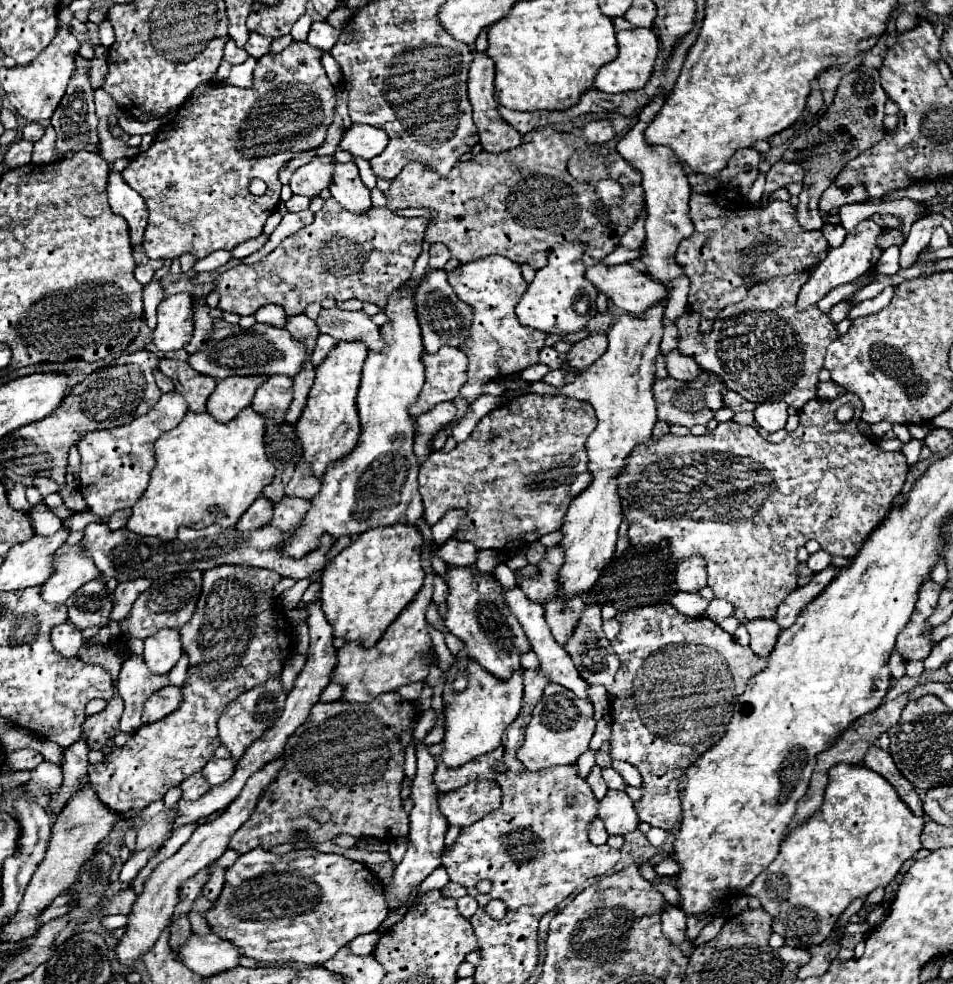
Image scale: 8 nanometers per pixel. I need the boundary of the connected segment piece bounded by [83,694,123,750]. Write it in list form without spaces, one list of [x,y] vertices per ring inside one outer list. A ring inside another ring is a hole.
[[[115,694],[107,702],[107,708],[103,712],[87,716],[87,720],[83,722],[83,734],[85,734],[91,750],[101,750],[109,744],[109,740],[119,730],[121,714],[123,714],[123,702],[121,702],[121,696]]]

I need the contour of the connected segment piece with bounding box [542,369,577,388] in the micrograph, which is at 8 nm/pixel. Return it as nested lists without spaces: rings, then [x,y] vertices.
[[[551,369],[542,379],[543,382],[551,384],[555,387],[561,387],[565,384],[565,376],[569,374],[569,372],[573,372],[573,374],[577,374],[577,370],[561,370],[561,369]]]

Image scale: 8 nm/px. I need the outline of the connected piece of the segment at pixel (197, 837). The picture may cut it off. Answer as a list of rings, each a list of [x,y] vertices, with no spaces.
[[[281,758],[269,762],[267,766],[263,766],[261,770],[257,770],[247,784],[243,786],[241,794],[211,822],[203,822],[195,828],[193,836],[179,848],[179,852],[175,852],[171,858],[167,858],[165,862],[161,862],[153,874],[149,876],[149,880],[145,882],[143,892],[139,894],[137,902],[133,904],[133,910],[129,914],[129,922],[127,922],[127,932],[123,934],[123,938],[119,940],[117,946],[117,958],[131,966],[135,958],[139,958],[141,954],[145,954],[145,950],[149,950],[149,946],[153,946],[153,942],[157,940],[157,934],[161,934],[161,930],[165,930],[165,926],[169,926],[173,912],[175,912],[175,904],[179,902],[179,888],[191,878],[195,876],[201,868],[211,866],[225,850],[227,844],[231,840],[231,836],[247,822],[247,818],[253,814],[257,798],[261,796],[261,792],[269,786],[269,782],[273,782],[273,778],[277,776],[277,770],[281,768]]]

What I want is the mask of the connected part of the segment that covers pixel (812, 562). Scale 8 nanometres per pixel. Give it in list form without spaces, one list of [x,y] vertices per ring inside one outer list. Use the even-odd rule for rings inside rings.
[[[819,550],[819,552],[815,552],[815,554],[811,554],[811,556],[809,556],[807,566],[809,566],[813,572],[817,572],[817,570],[827,568],[827,566],[829,566],[829,562],[831,562],[831,556],[829,556],[825,550]]]

